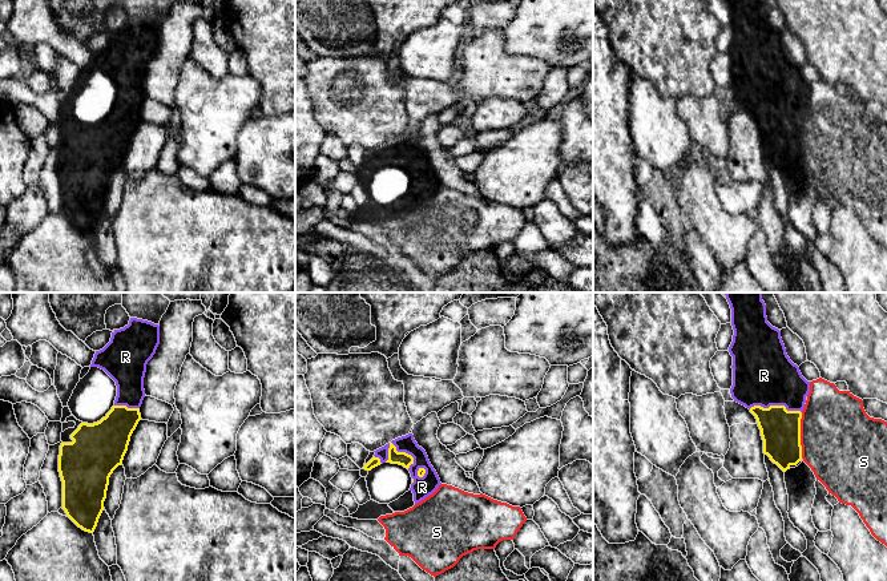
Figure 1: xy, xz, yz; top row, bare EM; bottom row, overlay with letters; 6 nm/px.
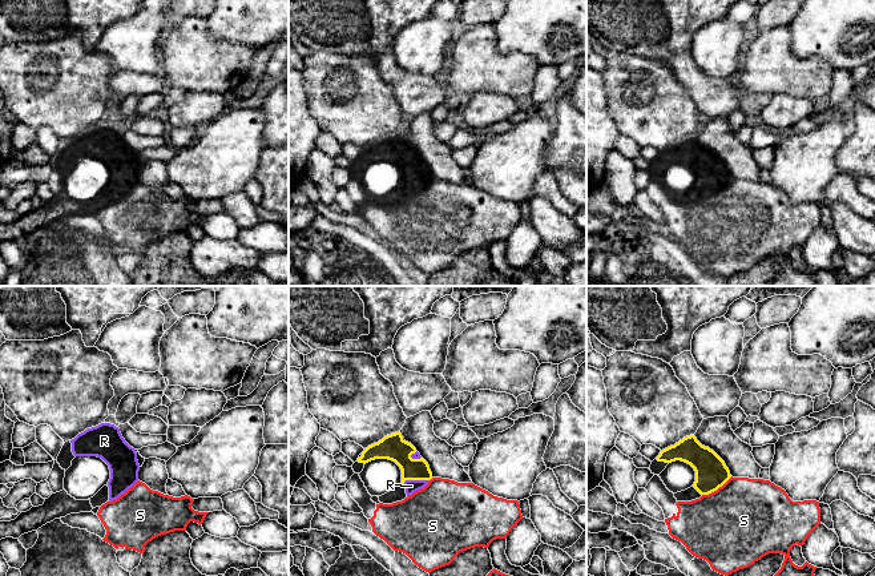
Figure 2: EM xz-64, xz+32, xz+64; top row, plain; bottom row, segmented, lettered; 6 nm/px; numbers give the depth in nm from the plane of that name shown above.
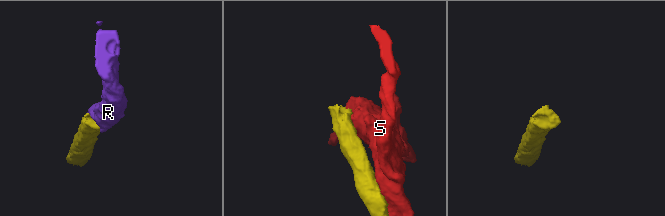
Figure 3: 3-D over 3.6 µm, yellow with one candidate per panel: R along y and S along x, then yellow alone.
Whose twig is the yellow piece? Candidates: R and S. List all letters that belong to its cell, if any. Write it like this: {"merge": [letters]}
{"merge": ["R"]}

